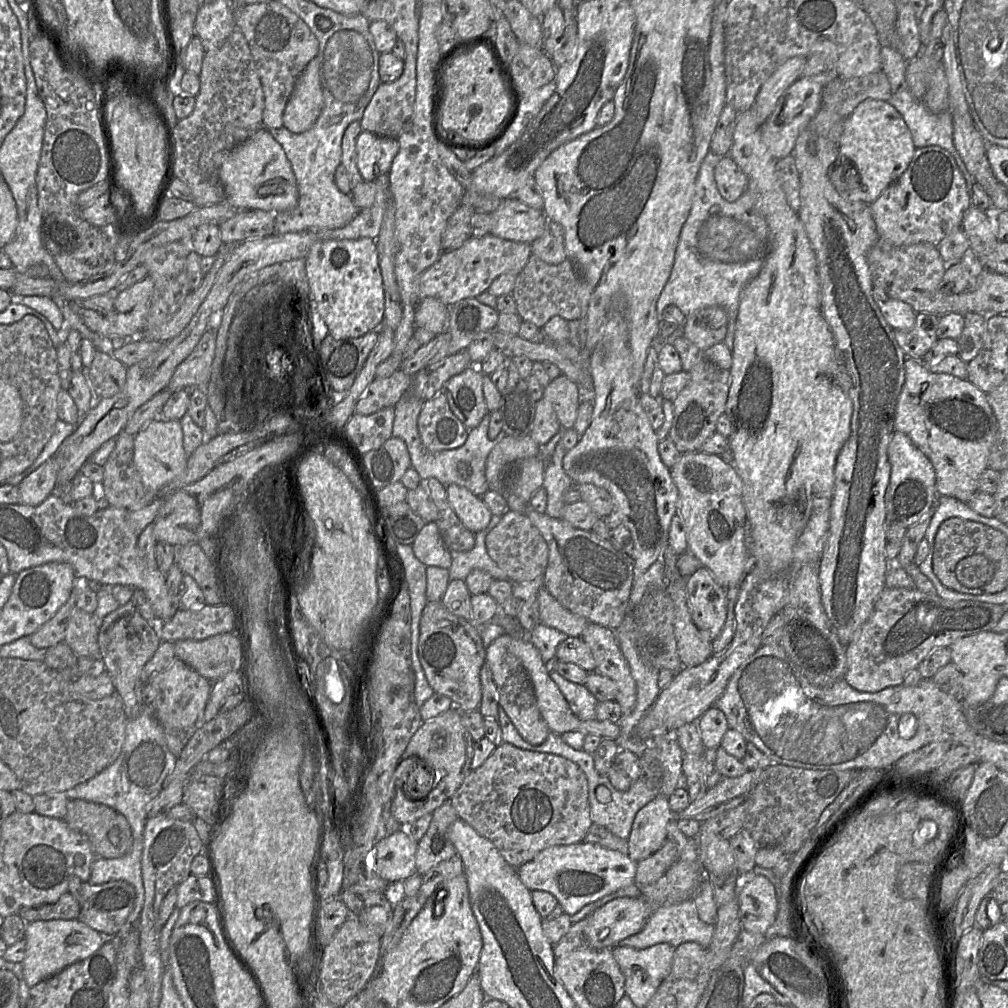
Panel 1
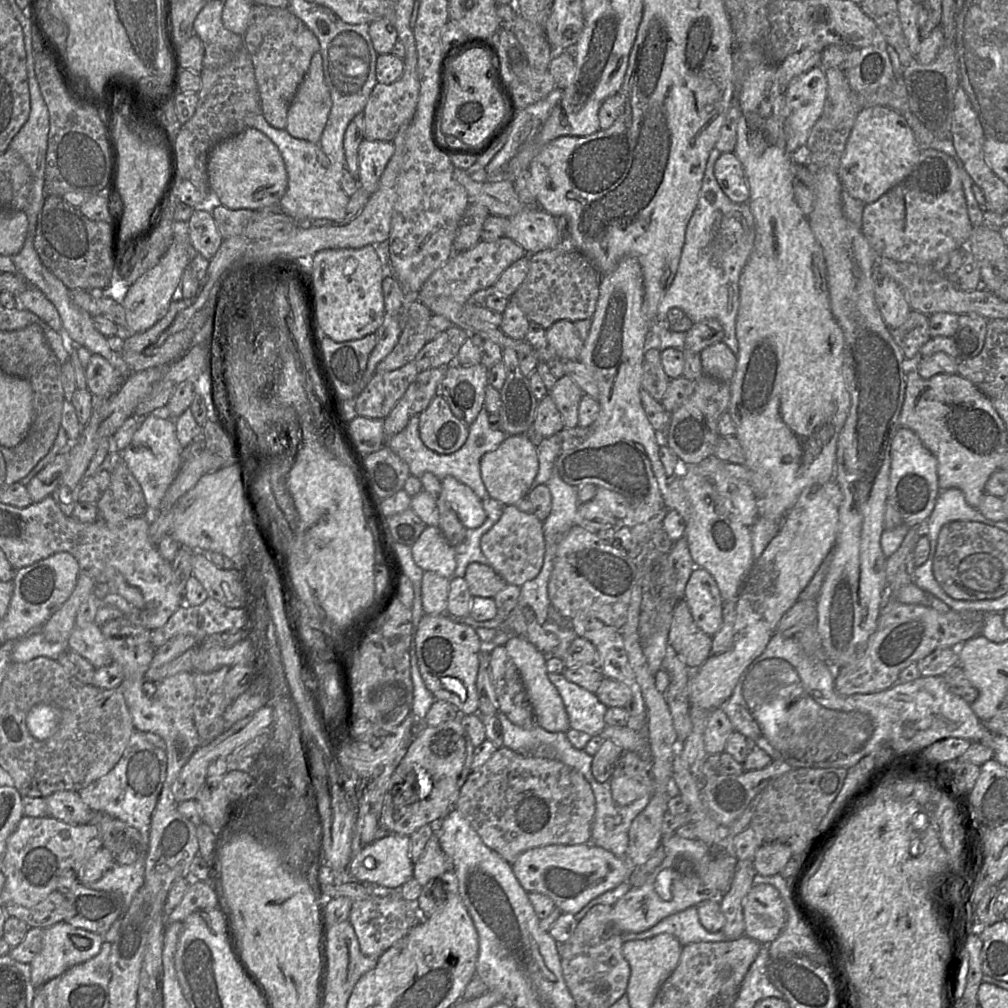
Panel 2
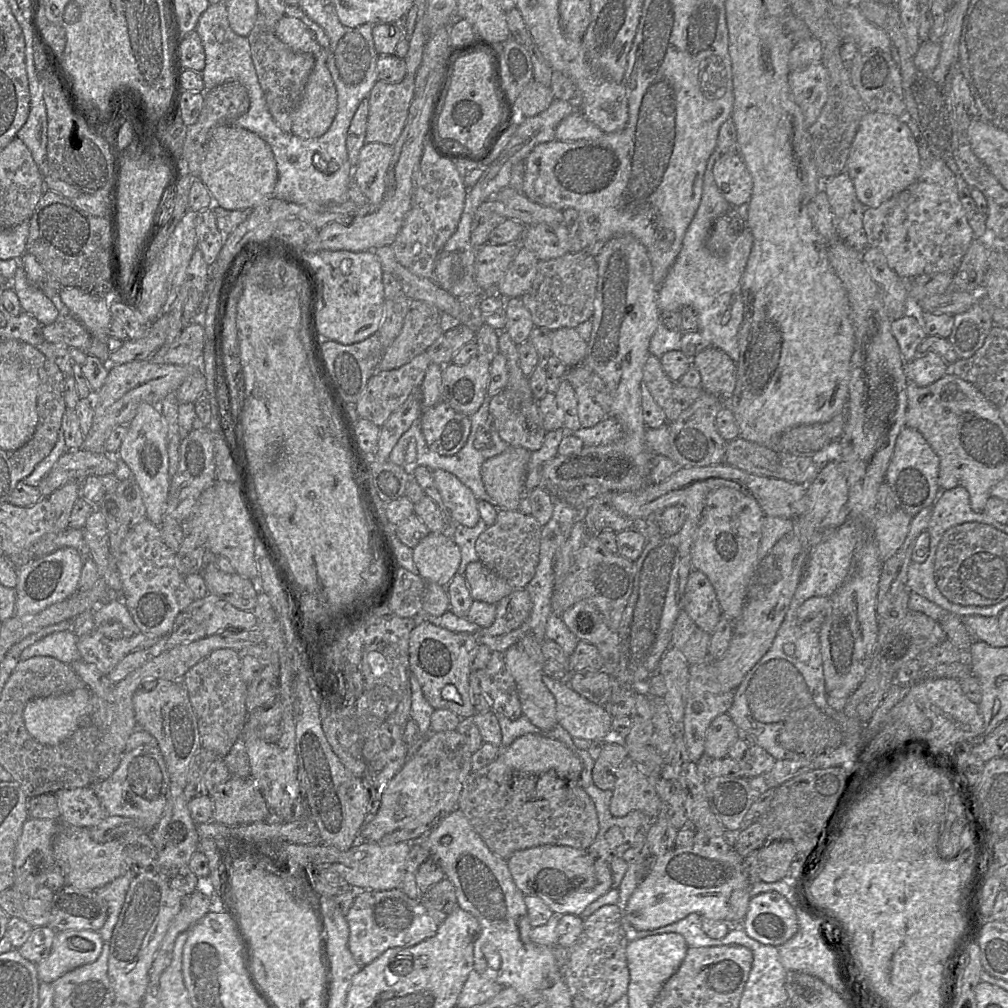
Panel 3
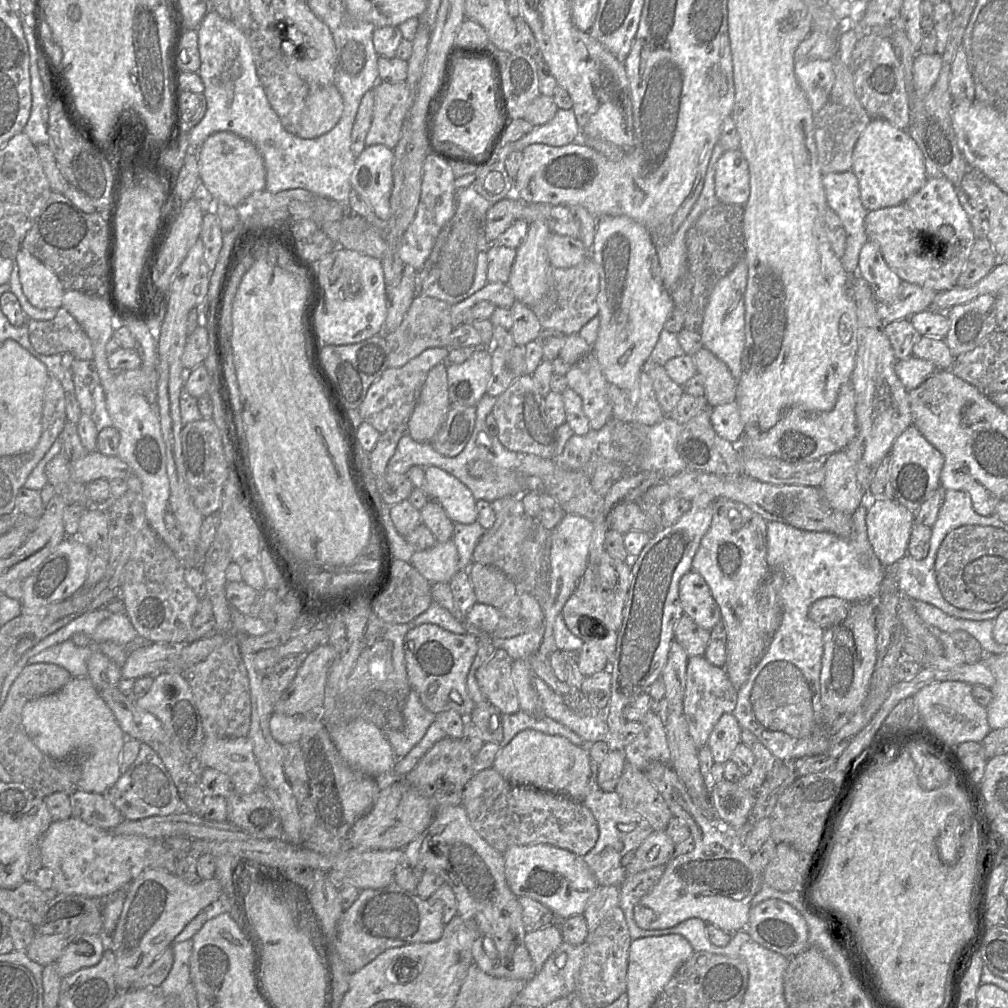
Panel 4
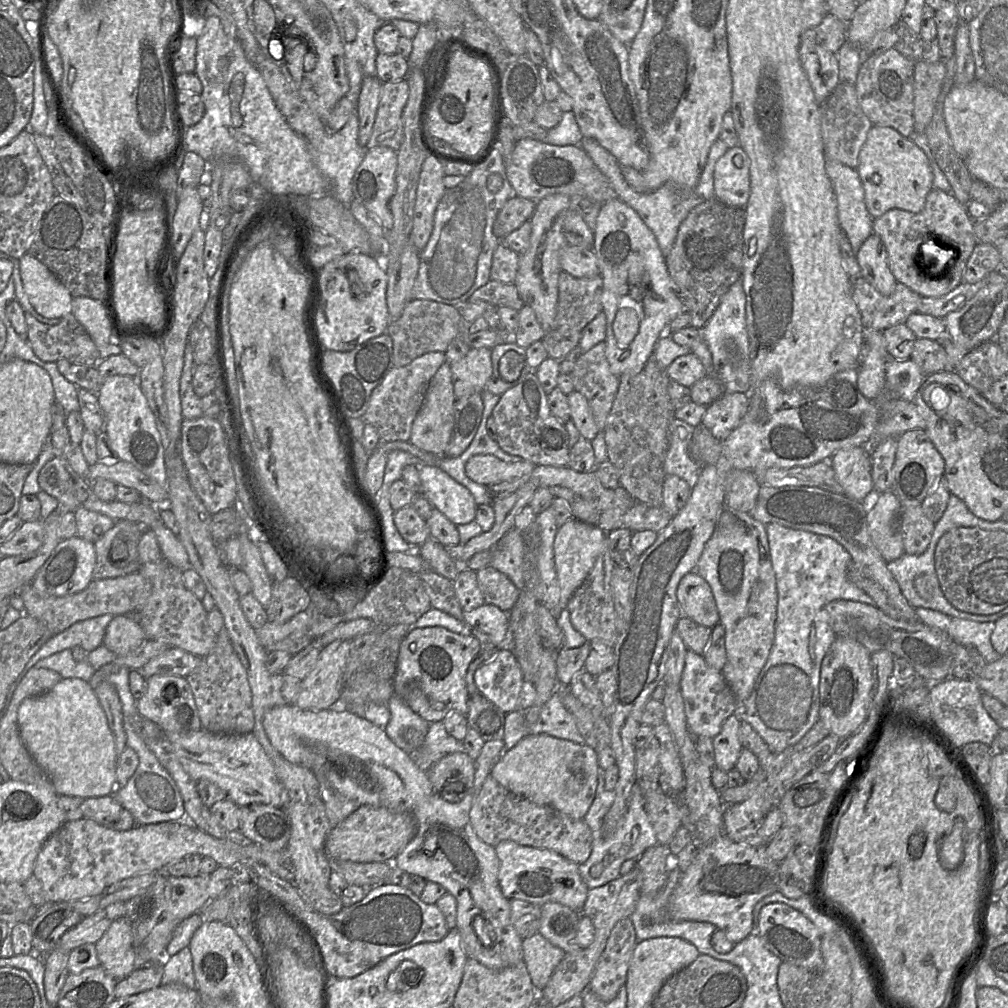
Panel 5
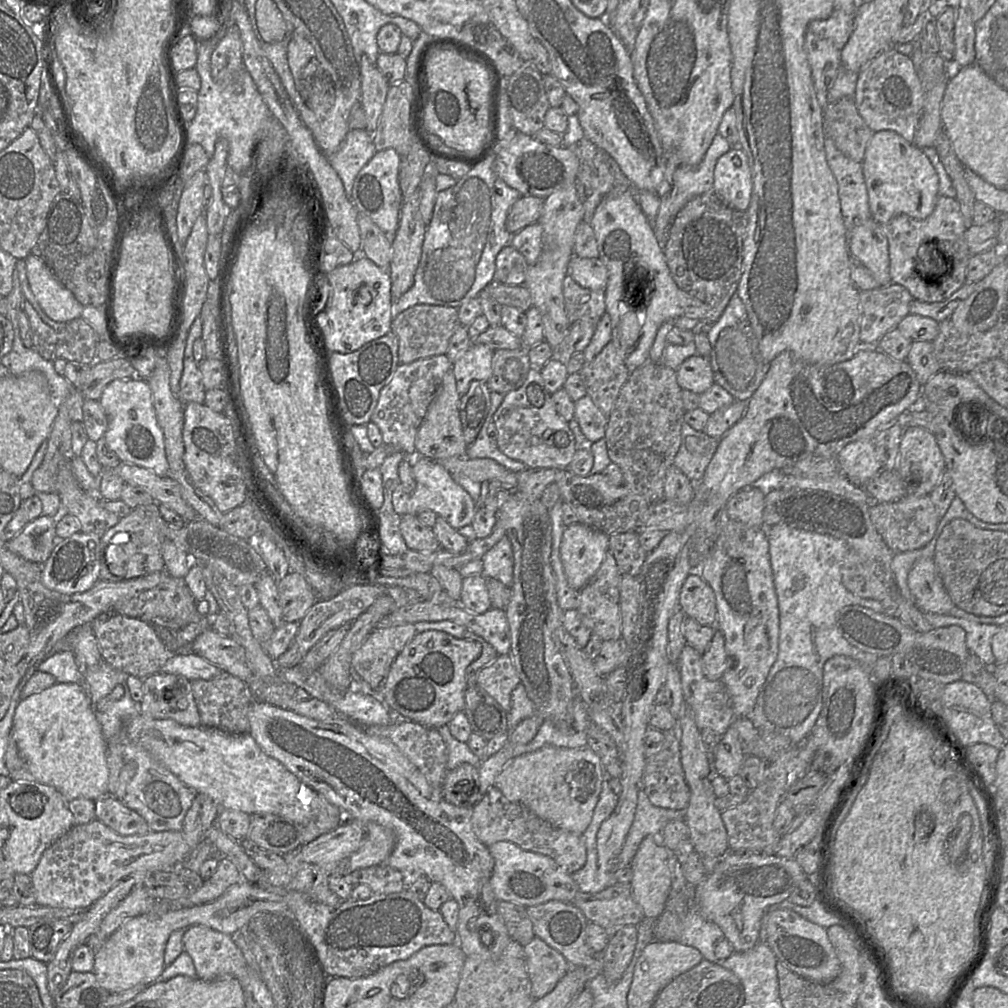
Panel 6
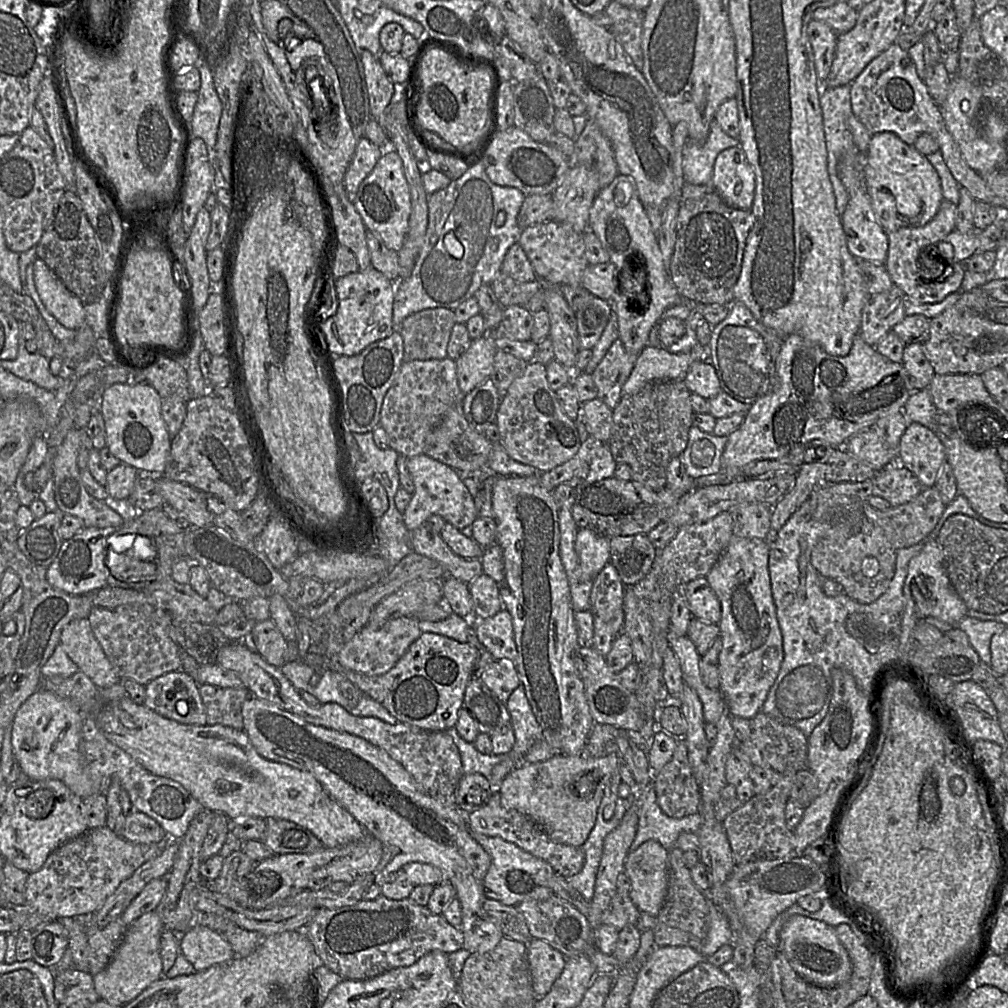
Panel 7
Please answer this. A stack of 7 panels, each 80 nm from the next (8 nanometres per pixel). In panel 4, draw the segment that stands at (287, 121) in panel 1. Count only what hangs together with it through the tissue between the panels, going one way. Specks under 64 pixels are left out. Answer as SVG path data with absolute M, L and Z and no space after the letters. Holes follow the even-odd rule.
M334 84L311 87L297 135L303 139L313 139L328 133L339 122L343 110L342 96Z

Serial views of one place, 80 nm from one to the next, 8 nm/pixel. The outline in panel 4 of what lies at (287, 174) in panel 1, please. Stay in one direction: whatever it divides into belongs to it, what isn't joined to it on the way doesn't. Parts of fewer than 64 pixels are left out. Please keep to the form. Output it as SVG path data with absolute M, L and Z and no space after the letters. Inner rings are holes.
M228 131L210 135L198 152L200 181L213 198L237 207L252 193L265 189L266 171L263 159L255 146Z

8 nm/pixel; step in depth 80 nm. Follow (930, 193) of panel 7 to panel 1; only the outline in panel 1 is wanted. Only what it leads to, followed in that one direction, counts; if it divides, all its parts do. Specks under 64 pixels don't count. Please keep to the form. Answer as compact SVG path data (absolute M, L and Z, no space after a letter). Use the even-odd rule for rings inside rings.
M876 99L862 101L845 119L839 142L841 168L846 172L854 166L854 181L843 187L845 199L873 203L882 192L895 182L909 166L916 147L901 114L888 102Z

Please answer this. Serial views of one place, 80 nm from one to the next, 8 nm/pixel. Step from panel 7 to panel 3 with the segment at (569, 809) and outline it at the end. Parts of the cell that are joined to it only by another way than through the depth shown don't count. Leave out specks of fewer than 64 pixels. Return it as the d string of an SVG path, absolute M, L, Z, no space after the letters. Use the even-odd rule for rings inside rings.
M530 733L500 751L504 762L516 770L541 774L554 771L560 778L577 782L583 770L580 758L562 742Z

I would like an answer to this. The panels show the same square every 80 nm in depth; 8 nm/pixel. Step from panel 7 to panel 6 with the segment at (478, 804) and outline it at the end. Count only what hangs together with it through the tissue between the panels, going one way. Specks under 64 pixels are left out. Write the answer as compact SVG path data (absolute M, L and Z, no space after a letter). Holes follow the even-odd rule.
M462 763L447 771L442 784L442 797L458 807L472 807L482 799L478 769Z

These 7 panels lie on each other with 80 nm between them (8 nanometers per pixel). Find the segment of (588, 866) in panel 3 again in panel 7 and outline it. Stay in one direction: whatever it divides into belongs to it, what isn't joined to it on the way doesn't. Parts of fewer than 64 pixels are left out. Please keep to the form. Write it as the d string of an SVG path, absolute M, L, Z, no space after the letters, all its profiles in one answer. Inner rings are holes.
M470 831L470 834L491 858L491 865L483 880L486 898L508 906L517 906L525 900L546 900L554 895L550 879L555 871L550 864L499 837L490 837L473 831Z

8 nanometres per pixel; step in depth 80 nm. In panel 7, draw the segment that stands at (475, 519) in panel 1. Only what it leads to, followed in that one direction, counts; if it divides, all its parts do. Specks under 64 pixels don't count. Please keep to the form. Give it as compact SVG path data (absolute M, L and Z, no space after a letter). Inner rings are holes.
M423 453L407 457L407 468L414 483L414 492L403 513L403 521L409 532L435 514L458 530L471 526L478 515L474 498L463 484L460 473Z

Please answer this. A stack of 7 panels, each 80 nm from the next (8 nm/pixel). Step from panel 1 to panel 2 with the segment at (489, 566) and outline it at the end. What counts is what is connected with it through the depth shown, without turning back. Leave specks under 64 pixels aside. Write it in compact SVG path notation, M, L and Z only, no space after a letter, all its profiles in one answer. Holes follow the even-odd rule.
M487 519L480 527L466 530L465 540L454 547L456 569L453 577L464 577L466 568L470 563L488 565L488 560L480 547L480 540L495 524L492 520Z

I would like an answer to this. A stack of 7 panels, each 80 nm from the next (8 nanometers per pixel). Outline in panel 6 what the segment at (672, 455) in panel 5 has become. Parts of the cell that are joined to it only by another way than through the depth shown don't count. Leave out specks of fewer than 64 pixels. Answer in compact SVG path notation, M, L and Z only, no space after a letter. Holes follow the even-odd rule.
M684 422L682 442L673 465L691 481L700 481L709 465L722 437L711 437Z

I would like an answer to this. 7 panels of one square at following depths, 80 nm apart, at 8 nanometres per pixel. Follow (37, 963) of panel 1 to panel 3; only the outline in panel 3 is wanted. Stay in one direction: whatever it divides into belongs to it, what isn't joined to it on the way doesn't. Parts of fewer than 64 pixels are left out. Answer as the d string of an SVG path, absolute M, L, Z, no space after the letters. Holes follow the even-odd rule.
M56 931L49 956L36 965L39 981L52 983L75 968L95 962L103 944L98 931Z

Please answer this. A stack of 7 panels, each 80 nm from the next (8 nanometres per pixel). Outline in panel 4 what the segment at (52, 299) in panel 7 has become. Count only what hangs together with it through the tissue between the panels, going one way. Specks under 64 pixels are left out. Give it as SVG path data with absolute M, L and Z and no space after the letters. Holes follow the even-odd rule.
M22 248L14 260L19 267L22 290L34 307L39 309L62 307L65 289L50 268Z

